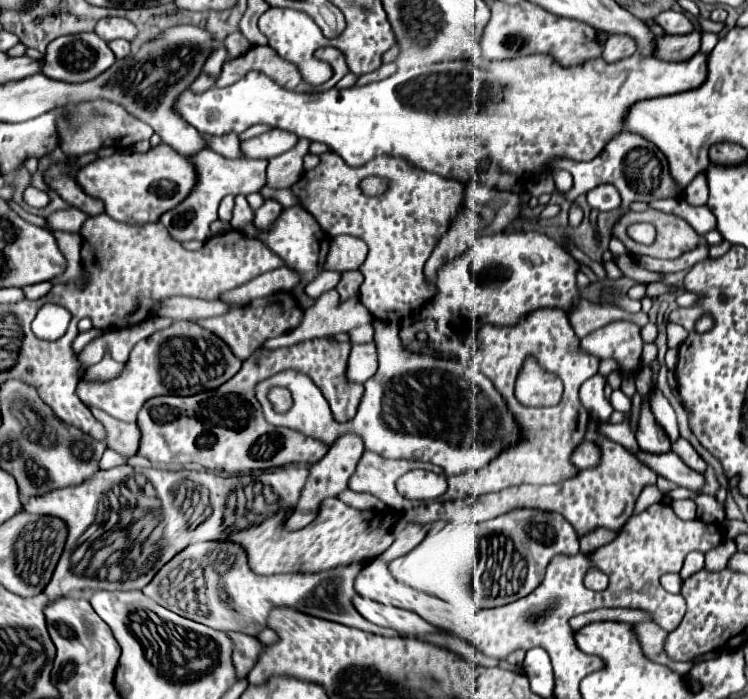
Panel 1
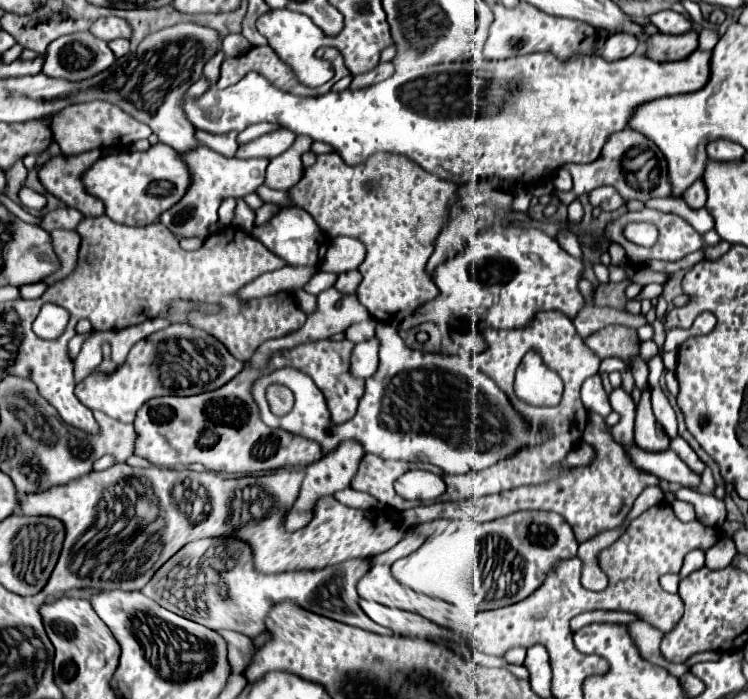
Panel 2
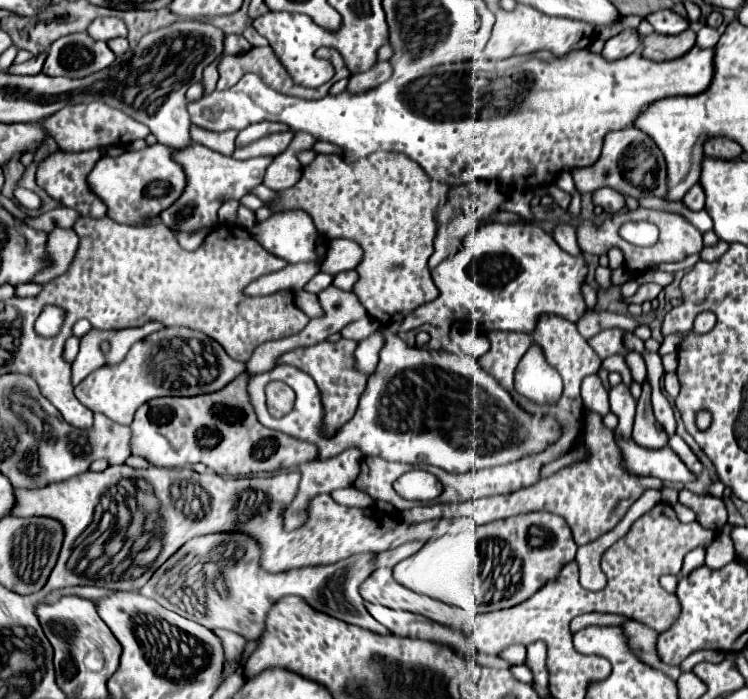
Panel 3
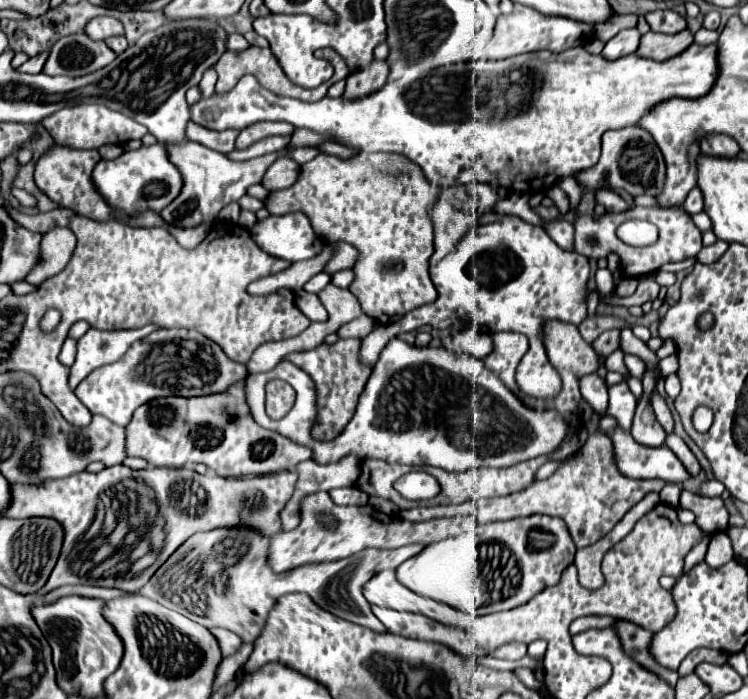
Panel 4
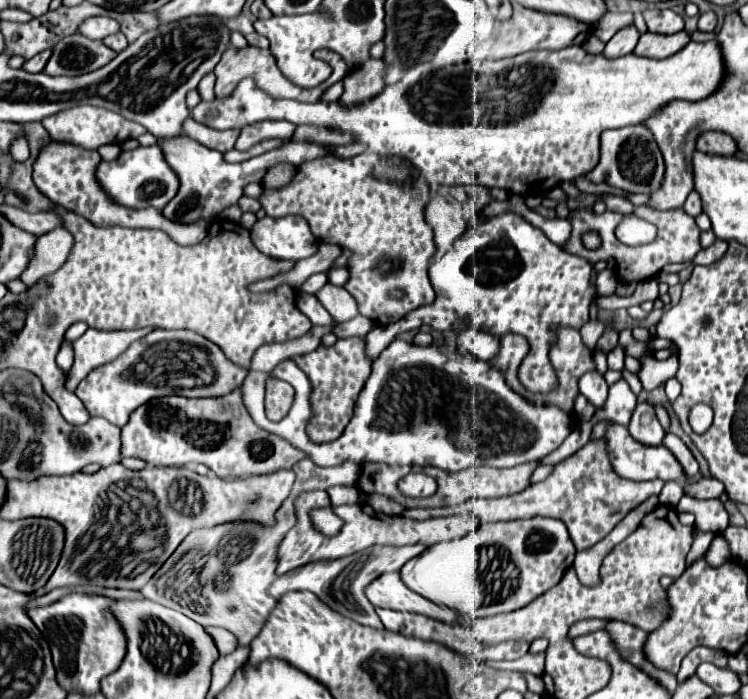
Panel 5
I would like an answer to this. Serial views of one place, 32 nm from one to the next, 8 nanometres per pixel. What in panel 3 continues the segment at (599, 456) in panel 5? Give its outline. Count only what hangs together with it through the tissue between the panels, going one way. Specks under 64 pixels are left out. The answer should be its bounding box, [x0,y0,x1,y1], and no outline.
[454,412,664,546]

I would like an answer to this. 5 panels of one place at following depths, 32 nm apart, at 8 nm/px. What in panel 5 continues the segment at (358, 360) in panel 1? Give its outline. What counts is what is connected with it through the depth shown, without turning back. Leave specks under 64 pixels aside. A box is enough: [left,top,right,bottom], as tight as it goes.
[366,212,596,392]

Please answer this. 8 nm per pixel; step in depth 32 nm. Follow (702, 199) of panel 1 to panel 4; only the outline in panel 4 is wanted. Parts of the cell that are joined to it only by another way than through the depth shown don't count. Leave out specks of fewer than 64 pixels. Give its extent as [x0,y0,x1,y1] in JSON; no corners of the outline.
[684,188,702,214]

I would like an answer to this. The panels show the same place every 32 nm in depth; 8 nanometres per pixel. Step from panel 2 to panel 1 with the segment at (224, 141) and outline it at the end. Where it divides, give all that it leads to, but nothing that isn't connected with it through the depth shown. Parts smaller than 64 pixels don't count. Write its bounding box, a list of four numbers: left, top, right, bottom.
[204,136,240,158]

